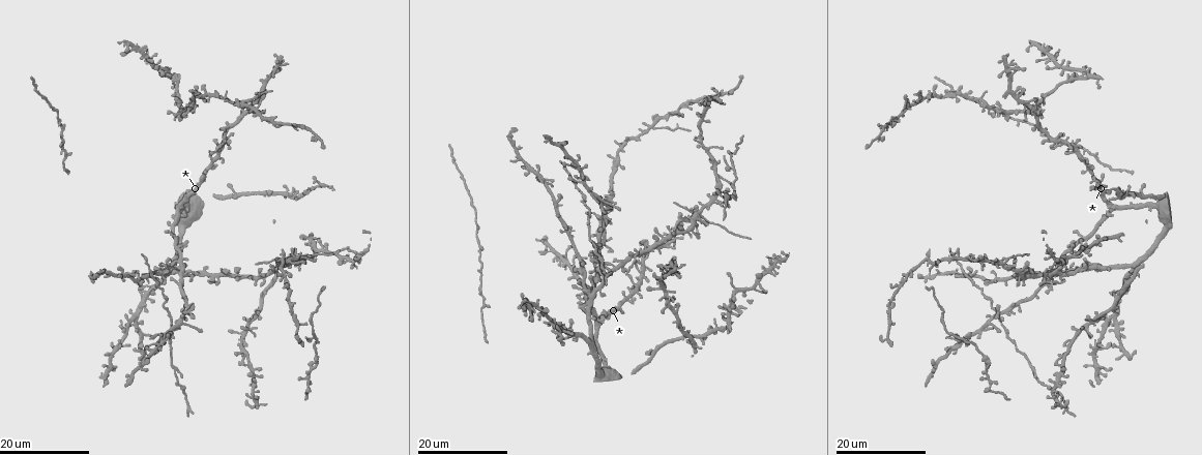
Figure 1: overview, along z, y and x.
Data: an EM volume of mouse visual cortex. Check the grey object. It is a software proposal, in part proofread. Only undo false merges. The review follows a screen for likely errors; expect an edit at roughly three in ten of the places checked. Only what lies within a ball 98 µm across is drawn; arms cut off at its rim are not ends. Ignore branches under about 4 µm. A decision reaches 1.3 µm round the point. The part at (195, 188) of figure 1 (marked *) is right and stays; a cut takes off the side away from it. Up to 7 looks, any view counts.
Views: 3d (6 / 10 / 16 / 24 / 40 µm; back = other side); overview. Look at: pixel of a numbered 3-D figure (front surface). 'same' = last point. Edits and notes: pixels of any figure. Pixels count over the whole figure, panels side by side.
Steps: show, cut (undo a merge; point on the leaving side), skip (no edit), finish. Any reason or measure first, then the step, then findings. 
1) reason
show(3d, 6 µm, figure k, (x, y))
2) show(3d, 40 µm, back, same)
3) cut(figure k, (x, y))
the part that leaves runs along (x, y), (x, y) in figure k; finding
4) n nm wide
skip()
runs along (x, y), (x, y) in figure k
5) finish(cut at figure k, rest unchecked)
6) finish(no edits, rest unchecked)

side arm on a straight run
show(3d, 16 µm, figure 1, (184, 276))

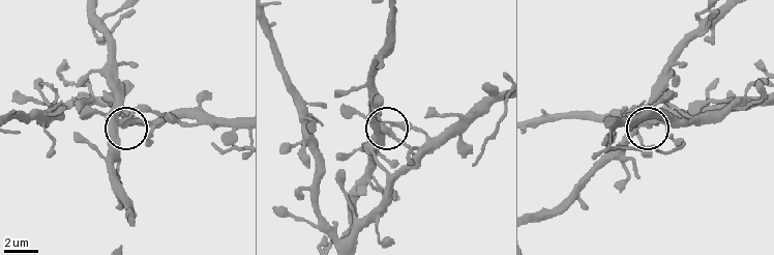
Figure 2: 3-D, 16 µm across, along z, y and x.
show(3d, 6 µm, figure 2, (648, 124))

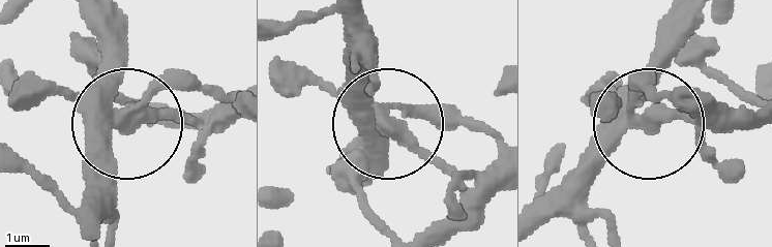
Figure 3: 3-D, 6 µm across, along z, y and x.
skip()
runs along (91, 19), (124, 115), (109, 185), (83, 215) in figure 3; continuous, no second cell

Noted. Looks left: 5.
four or more arms meet
show(3d, 24 µm, figure 1, (1044, 277))

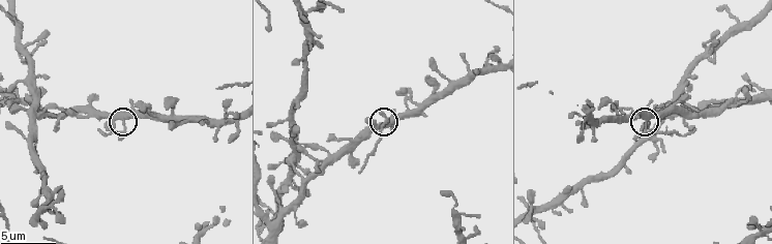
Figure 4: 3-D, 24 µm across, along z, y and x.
zoom in
show(3d, 10 µm, figure 4, (646, 119))

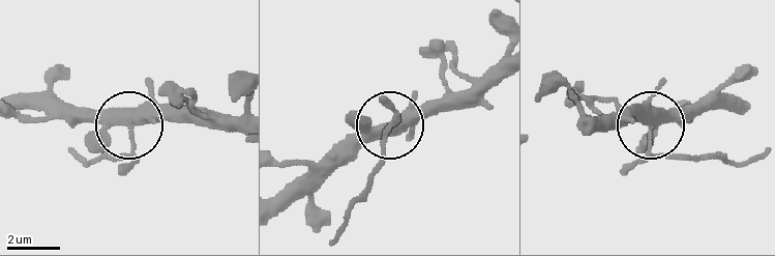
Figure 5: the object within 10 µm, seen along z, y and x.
370 nm wide
cut(figure 5, (122, 165))
the part that leaves runs along (127, 132), (131, 149), (125, 157), (85, 163), (69, 151) in figure 5; a second cell is stuck on

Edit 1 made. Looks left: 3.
redraw
show(overview)

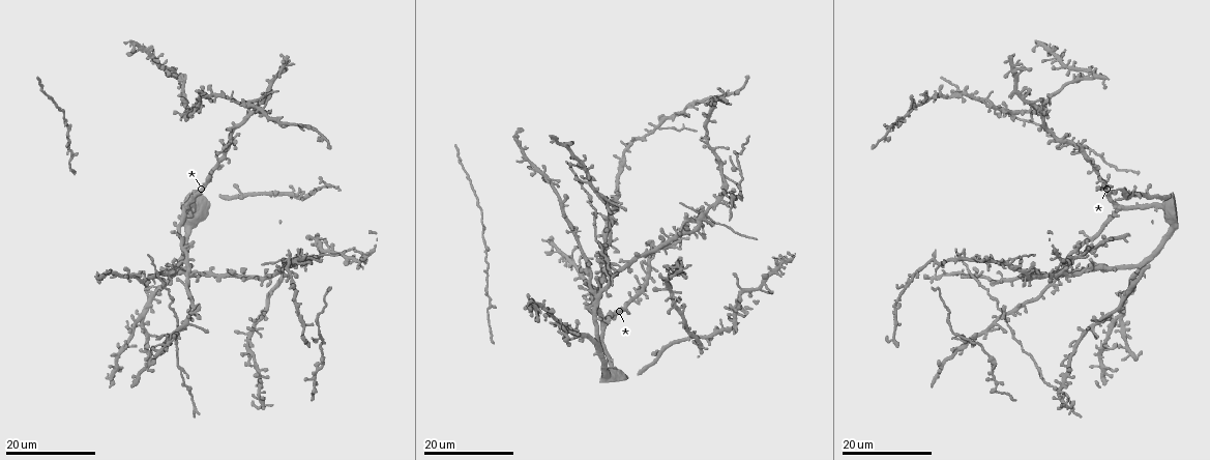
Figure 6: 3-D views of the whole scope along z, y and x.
show(3d, 16 µm, figure 6, (608, 199))

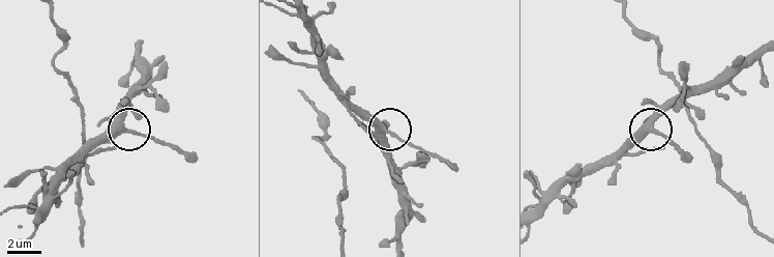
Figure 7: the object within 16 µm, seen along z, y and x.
show(3d, 10 µm, figure 7, (129, 132))

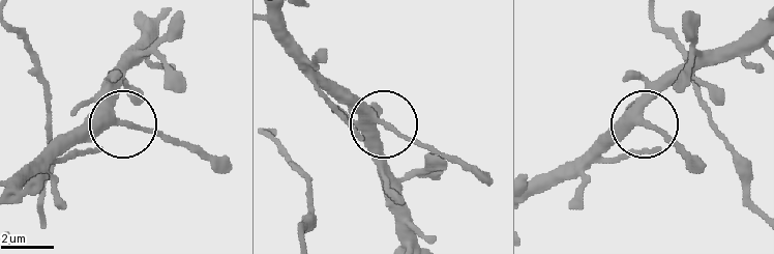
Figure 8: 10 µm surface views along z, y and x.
310 nm wide
skip()
one cell here

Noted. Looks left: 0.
finish(cut at figure 5, rest unchecked)

